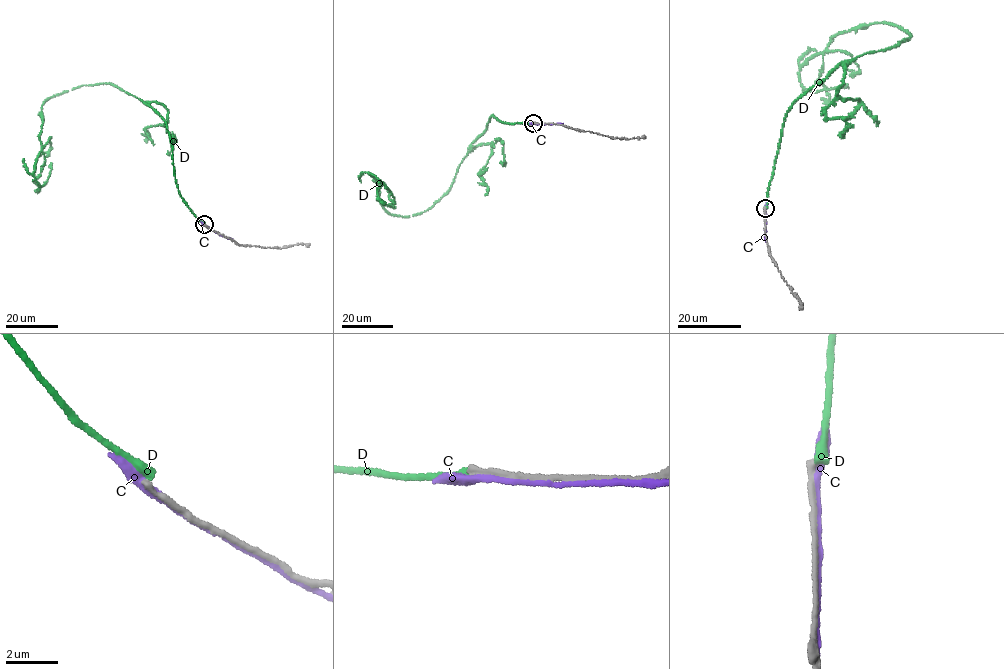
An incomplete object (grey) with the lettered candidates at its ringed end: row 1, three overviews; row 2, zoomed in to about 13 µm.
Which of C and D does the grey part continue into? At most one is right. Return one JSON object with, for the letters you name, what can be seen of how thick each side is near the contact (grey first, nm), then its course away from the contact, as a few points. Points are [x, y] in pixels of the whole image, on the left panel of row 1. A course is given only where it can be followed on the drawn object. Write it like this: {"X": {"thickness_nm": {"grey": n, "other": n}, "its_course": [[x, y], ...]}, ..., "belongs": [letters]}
{"belongs": []}

